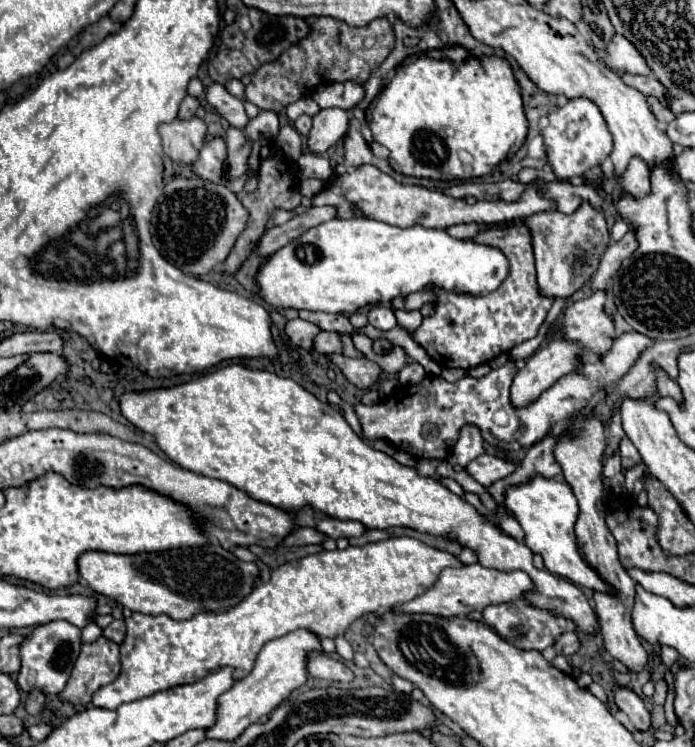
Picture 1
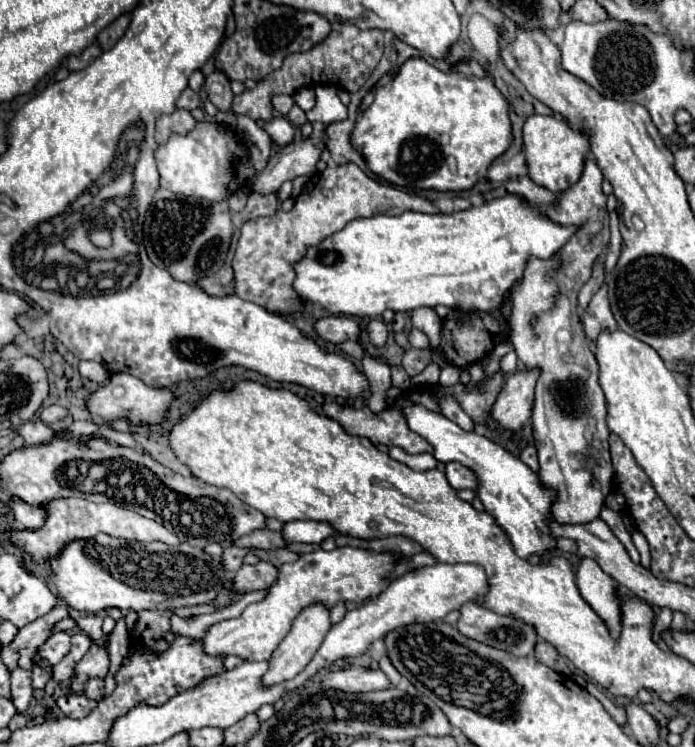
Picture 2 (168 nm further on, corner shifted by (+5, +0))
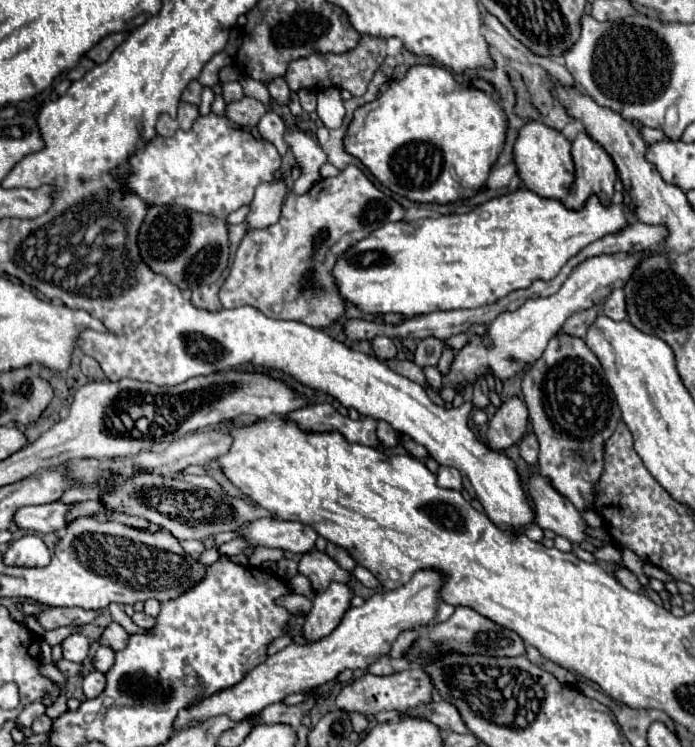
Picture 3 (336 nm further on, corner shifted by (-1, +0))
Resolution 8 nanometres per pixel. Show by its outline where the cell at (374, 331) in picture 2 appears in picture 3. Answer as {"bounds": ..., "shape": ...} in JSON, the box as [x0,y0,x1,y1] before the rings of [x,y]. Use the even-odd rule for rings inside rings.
{"bounds":[372,337,396,361],"shape":[[[376,337],[372,339],[372,351],[374,355],[380,359],[380,361],[388,361],[388,359],[394,359],[396,357],[396,345],[392,343],[392,339],[388,337]]]}

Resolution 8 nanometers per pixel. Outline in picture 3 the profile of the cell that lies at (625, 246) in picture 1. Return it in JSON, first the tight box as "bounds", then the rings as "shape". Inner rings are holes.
{"bounds":[560,305,598,337],"shape":[[[598,305],[596,307],[590,307],[586,311],[580,311],[580,313],[574,313],[566,323],[564,327],[560,329],[560,333],[566,333],[566,335],[572,335],[572,337],[584,337],[588,327],[592,325],[592,321],[596,319],[598,315]]]}

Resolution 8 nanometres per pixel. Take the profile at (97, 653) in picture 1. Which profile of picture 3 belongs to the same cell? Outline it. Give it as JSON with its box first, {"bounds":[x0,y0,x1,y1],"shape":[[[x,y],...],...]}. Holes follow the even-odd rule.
{"bounds":[94,647,114,673],"shape":[[[98,647],[98,651],[96,651],[96,657],[94,657],[94,665],[96,665],[96,669],[98,671],[102,671],[102,673],[106,673],[110,667],[112,667],[112,663],[114,663],[114,651],[110,649],[110,647]]]}

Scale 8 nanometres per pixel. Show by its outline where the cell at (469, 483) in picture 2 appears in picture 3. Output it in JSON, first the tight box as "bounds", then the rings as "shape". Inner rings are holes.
{"bounds":[436,467,462,489],"shape":[[[440,467],[436,473],[436,483],[446,489],[462,489],[462,477],[454,467]]]}

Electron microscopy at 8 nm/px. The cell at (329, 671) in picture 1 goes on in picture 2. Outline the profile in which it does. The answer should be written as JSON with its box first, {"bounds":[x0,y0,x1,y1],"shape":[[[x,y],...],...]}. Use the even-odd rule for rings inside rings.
{"bounds":[322,667,390,693],"shape":[[[364,667],[324,671],[322,683],[326,687],[340,689],[346,693],[362,693],[362,691],[374,691],[374,689],[390,687],[388,677],[380,669],[364,669]]]}

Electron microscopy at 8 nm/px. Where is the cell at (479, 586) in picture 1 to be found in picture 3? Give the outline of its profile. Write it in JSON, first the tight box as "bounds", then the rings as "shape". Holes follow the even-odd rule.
{"bounds":[176,571,444,729],"shape":[[[418,571],[404,587],[396,591],[376,593],[362,607],[350,607],[340,625],[330,635],[310,643],[292,643],[282,651],[270,655],[264,663],[254,667],[238,685],[206,697],[198,705],[182,709],[176,719],[176,727],[182,729],[192,721],[200,723],[214,715],[228,715],[234,721],[242,721],[248,715],[260,713],[272,703],[284,701],[284,697],[292,693],[316,689],[332,681],[344,669],[366,669],[382,655],[390,653],[390,647],[400,631],[406,631],[410,627],[424,627],[434,621],[442,581],[444,579],[438,571]]]}

